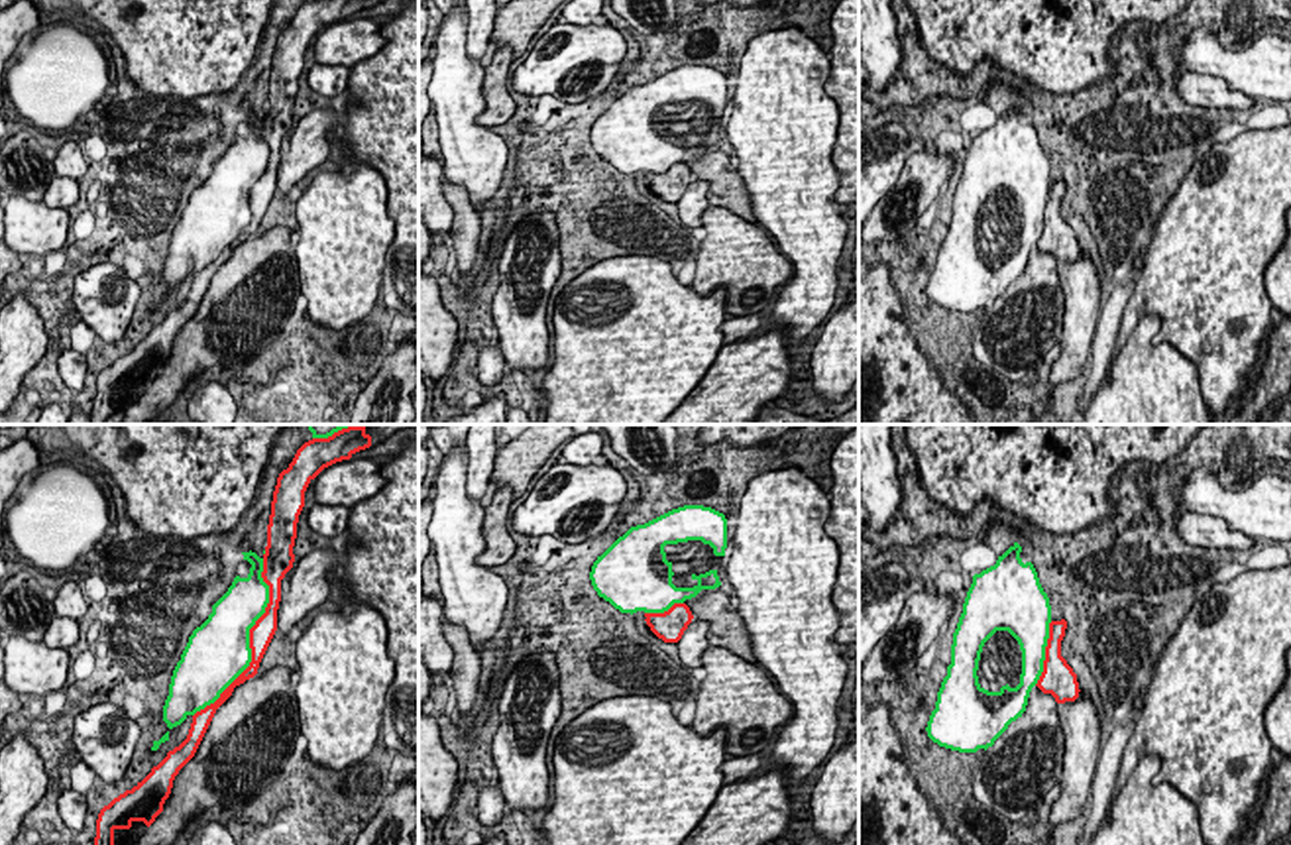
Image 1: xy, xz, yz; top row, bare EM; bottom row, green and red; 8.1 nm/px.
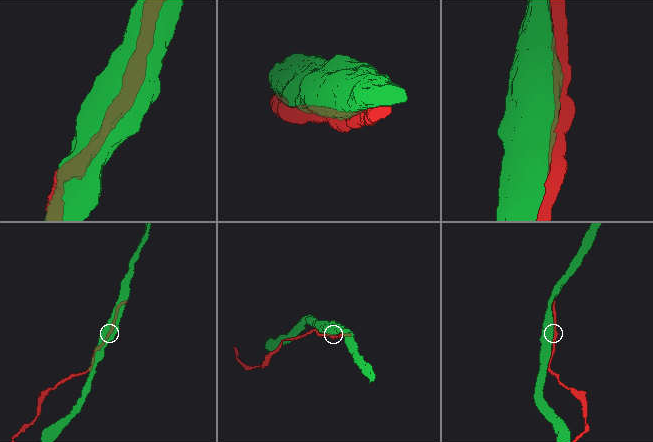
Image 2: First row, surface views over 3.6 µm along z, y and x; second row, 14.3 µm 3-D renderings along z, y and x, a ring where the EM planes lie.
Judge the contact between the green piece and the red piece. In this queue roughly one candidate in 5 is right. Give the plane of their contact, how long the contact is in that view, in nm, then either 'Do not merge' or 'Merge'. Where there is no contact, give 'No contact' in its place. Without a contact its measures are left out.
Touches green in xy. Shared border 1400 nm. Do not merge

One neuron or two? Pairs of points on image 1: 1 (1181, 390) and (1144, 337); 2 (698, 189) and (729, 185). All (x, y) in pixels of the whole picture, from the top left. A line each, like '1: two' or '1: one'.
1: one
2: two

